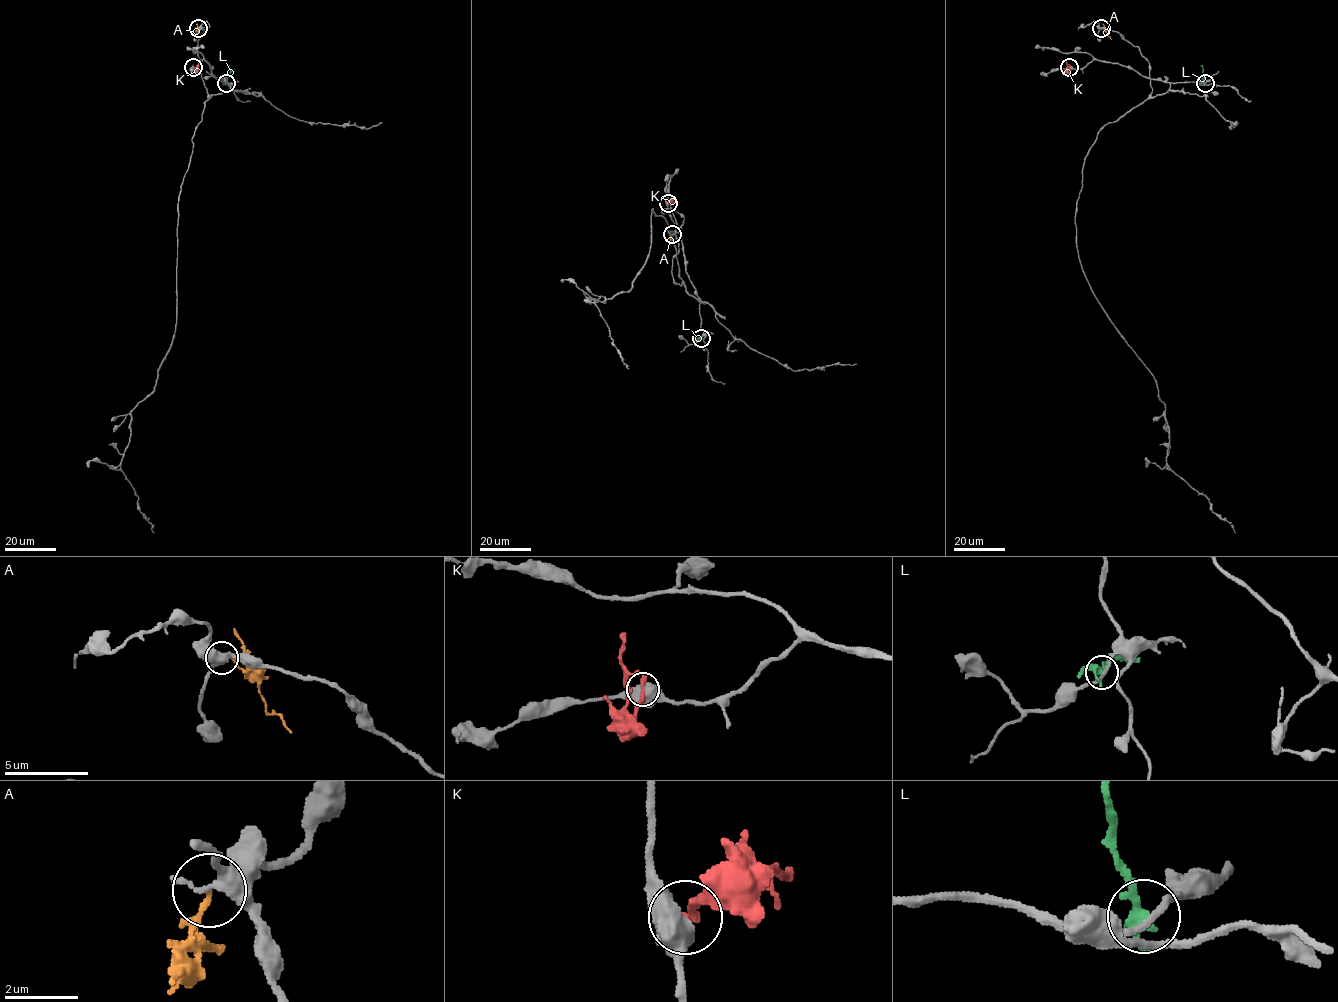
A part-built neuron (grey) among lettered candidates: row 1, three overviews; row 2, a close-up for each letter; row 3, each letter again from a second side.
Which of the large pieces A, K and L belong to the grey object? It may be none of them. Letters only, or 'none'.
none

